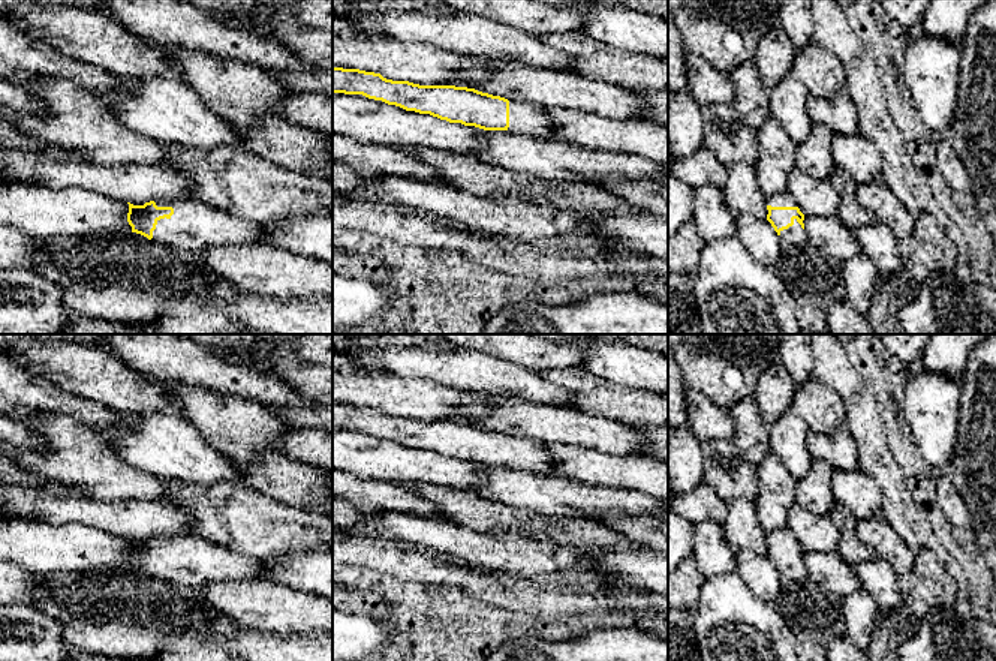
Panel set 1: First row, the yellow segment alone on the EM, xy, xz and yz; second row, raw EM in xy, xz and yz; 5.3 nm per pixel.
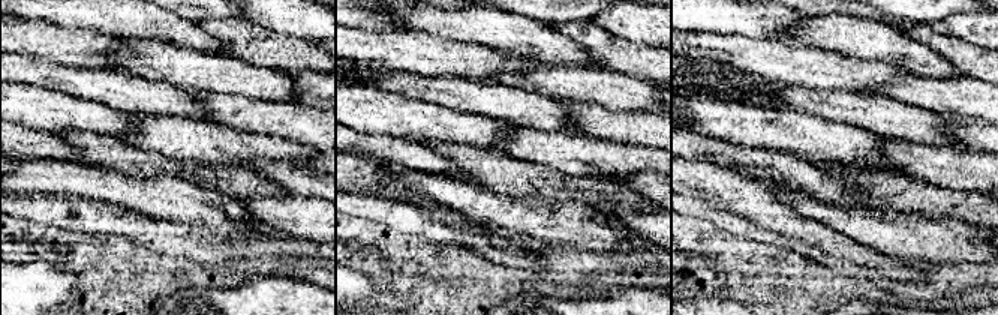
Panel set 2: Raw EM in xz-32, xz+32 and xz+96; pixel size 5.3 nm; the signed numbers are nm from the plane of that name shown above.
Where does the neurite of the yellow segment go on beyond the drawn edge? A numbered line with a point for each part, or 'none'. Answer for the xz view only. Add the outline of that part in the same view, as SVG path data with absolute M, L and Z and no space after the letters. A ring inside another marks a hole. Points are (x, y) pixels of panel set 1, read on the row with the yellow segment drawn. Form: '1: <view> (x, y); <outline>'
1: xz (526, 119); M509 99L509 127L511 133L532 135L535 138L557 138L553 129L551 118L542 111L542 108L515 102Z

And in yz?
1: yz (794, 236); M794 219L794 225L788 229L780 231L780 243L786 243L789 246L803 246L807 240L806 231L801 228L801 225Z

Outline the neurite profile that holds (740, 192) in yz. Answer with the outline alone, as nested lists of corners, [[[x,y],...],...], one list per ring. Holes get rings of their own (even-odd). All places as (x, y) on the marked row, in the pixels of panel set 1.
[[[734,163],[728,168],[722,198],[732,214],[749,213],[767,220],[767,201],[756,183],[755,165]]]

